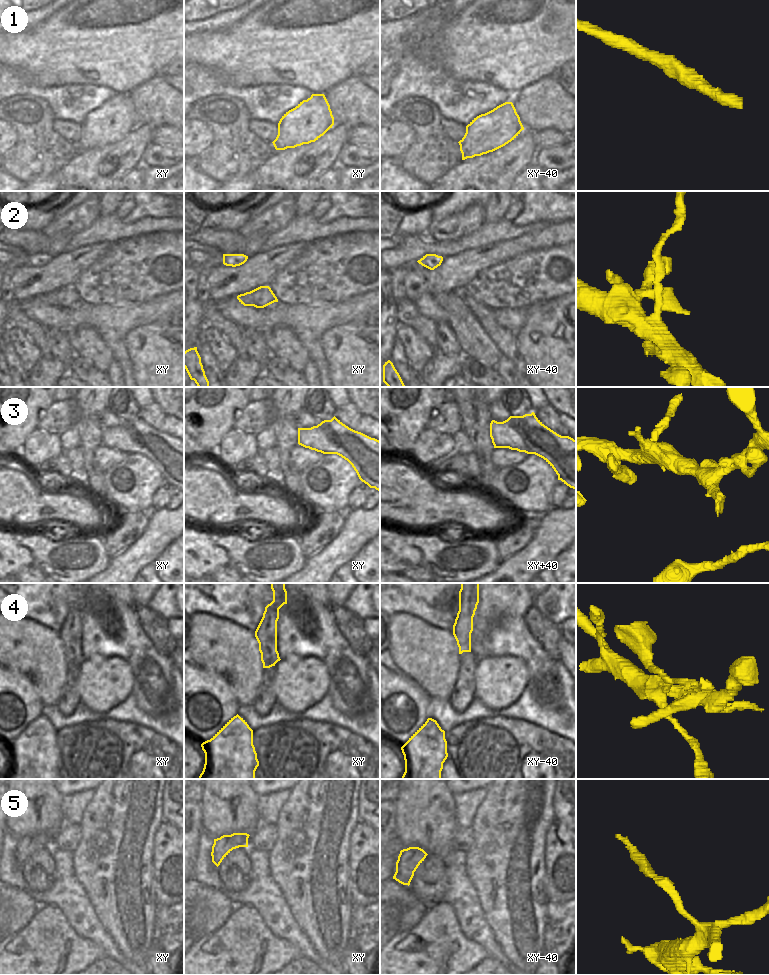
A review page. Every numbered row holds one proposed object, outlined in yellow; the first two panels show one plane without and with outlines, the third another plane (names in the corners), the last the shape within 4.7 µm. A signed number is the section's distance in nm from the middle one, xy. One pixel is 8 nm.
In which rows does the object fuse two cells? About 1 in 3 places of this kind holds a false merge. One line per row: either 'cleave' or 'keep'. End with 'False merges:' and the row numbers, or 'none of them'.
1: keep
2: keep
3: keep
4: cleave
5: cleave
False merges: 4, 5

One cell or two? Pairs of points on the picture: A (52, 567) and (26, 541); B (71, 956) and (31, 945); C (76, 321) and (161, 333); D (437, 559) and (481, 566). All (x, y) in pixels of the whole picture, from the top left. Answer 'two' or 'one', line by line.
A: one
B: one
C: two
D: one

